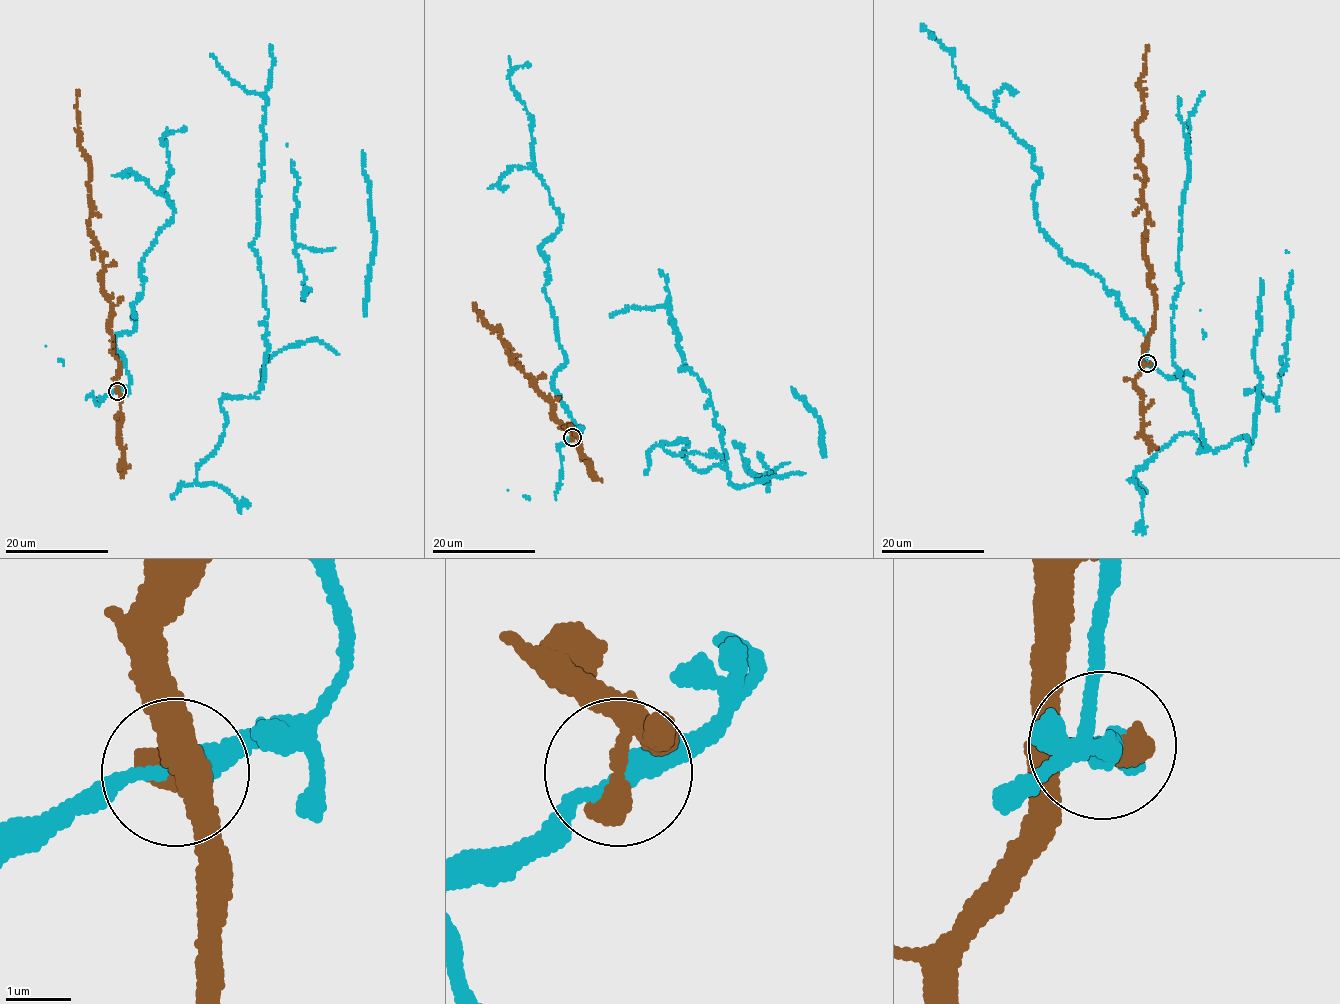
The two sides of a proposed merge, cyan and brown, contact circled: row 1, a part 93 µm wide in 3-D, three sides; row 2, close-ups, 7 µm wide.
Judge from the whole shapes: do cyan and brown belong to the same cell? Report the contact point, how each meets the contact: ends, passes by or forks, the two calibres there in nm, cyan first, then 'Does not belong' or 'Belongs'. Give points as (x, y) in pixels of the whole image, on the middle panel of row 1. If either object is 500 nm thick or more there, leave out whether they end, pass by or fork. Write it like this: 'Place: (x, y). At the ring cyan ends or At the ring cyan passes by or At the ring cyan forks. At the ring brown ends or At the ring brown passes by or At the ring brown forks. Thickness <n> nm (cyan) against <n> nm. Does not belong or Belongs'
Place: (572, 437). At the ring cyan passes by. At the ring brown passes by. Thickness 300 nm (cyan) against 320 nm. Does not belong

